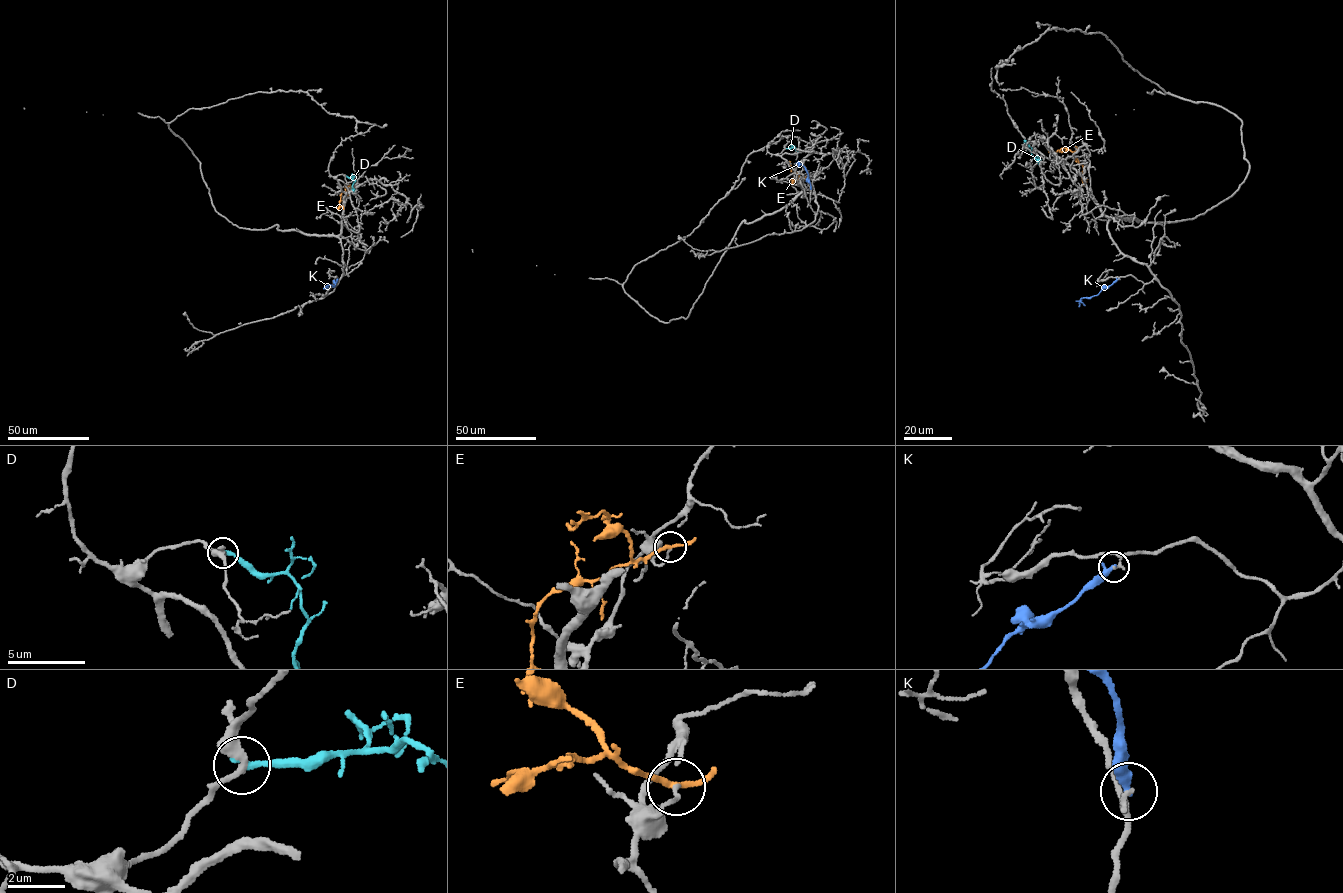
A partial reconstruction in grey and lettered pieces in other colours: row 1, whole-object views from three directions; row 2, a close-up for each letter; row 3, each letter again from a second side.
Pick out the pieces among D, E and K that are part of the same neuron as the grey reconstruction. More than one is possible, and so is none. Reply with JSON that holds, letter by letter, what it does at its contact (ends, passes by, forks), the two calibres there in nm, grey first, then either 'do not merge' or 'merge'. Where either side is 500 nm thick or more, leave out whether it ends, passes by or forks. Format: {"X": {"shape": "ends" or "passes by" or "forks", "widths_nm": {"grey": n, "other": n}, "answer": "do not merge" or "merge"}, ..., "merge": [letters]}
{"D": {"shape": "ends", "widths_nm": {"grey": 300, "other": 240}, "answer": "do not merge"}, "E": {"shape": "passes by", "widths_nm": {"grey": 120, "other": 180}, "answer": "do not merge"}, "K": {"shape": "ends", "widths_nm": {"grey": 130, "other": 360}, "answer": "do not merge"}, "merge": []}

